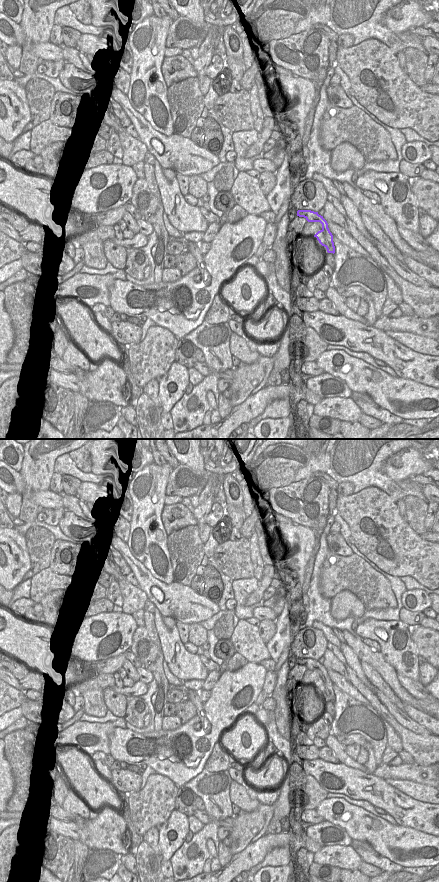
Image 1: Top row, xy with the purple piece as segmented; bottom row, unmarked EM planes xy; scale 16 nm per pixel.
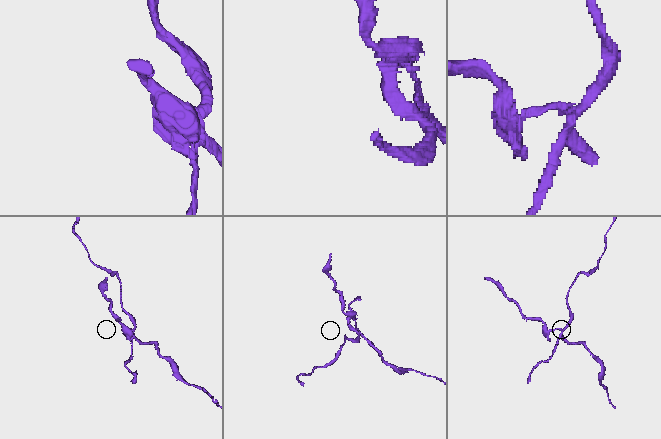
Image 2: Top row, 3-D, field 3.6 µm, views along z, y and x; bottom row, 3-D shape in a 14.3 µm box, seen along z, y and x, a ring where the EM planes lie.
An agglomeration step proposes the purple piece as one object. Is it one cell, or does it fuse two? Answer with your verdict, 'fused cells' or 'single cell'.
fused cells

